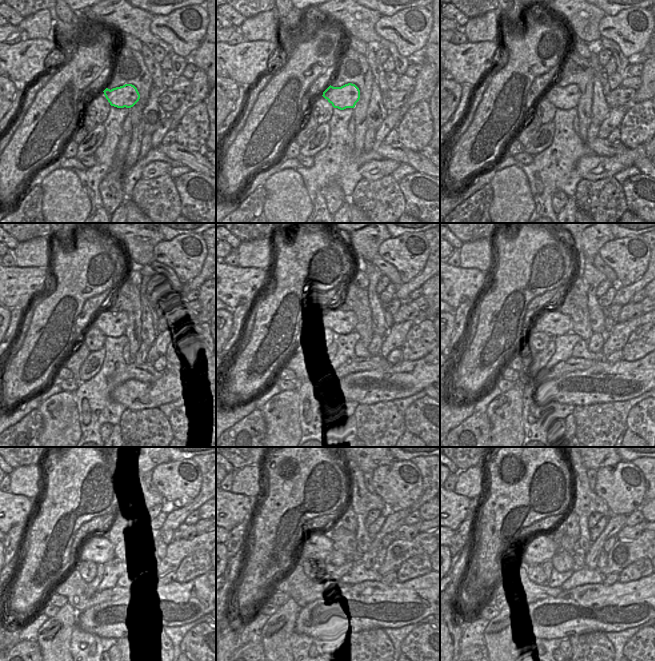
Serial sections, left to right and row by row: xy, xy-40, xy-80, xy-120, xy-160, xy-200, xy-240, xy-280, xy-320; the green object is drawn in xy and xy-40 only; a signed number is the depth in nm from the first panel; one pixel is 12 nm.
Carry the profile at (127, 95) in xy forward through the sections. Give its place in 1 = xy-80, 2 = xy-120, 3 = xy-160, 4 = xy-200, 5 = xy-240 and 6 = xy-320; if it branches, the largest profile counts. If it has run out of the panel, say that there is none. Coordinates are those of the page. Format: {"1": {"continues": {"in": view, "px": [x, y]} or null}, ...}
{"1": {"continues": {"in": "xy-80", "px": [565, 98]}}, "2": {"continues": {"in": "xy-120", "px": [110, 323]}}, "3": {"continues": {"in": "xy-160", "px": [333, 322]}}, "4": {"continues": {"in": "xy-200", "px": [547, 321]}}, "5": {"continues": {"in": "xy-240", "px": [97, 548]}}, "6": {"continues": {"in": "xy-320", "px": [540, 547]}}}

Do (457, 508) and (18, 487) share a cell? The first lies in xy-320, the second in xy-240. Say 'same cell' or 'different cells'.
different cells

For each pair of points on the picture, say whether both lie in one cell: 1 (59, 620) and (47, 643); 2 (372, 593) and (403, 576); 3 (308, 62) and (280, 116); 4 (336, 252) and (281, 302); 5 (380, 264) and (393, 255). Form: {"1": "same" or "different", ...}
{"1": "same", "2": "different", "3": "same", "4": "same", "5": "different"}

